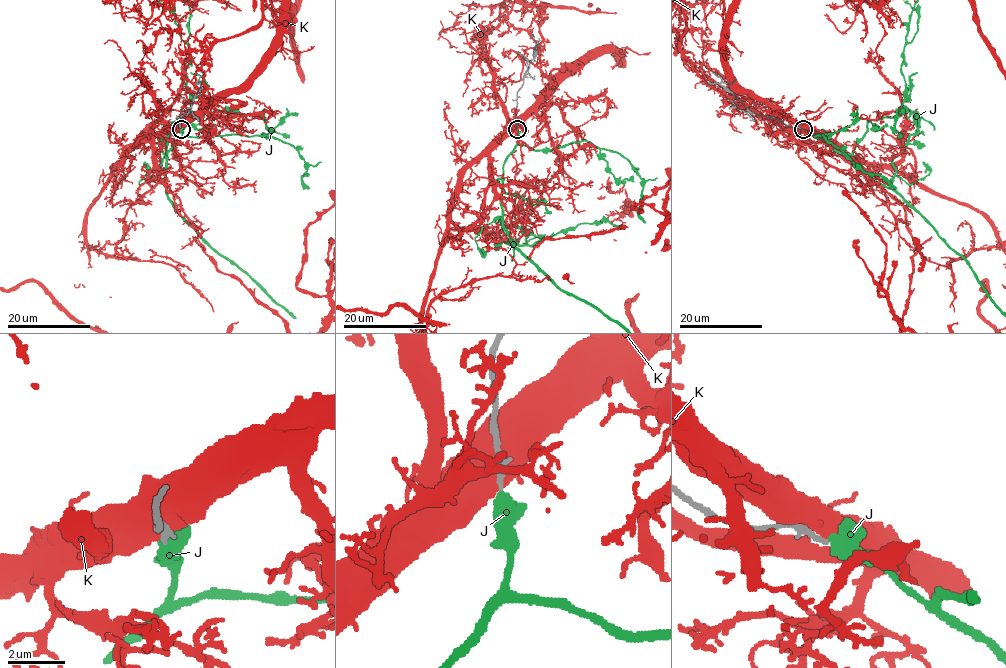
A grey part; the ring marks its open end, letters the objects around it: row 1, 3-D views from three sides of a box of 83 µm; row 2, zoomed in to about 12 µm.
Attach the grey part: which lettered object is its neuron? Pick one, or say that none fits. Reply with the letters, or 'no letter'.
no letter

